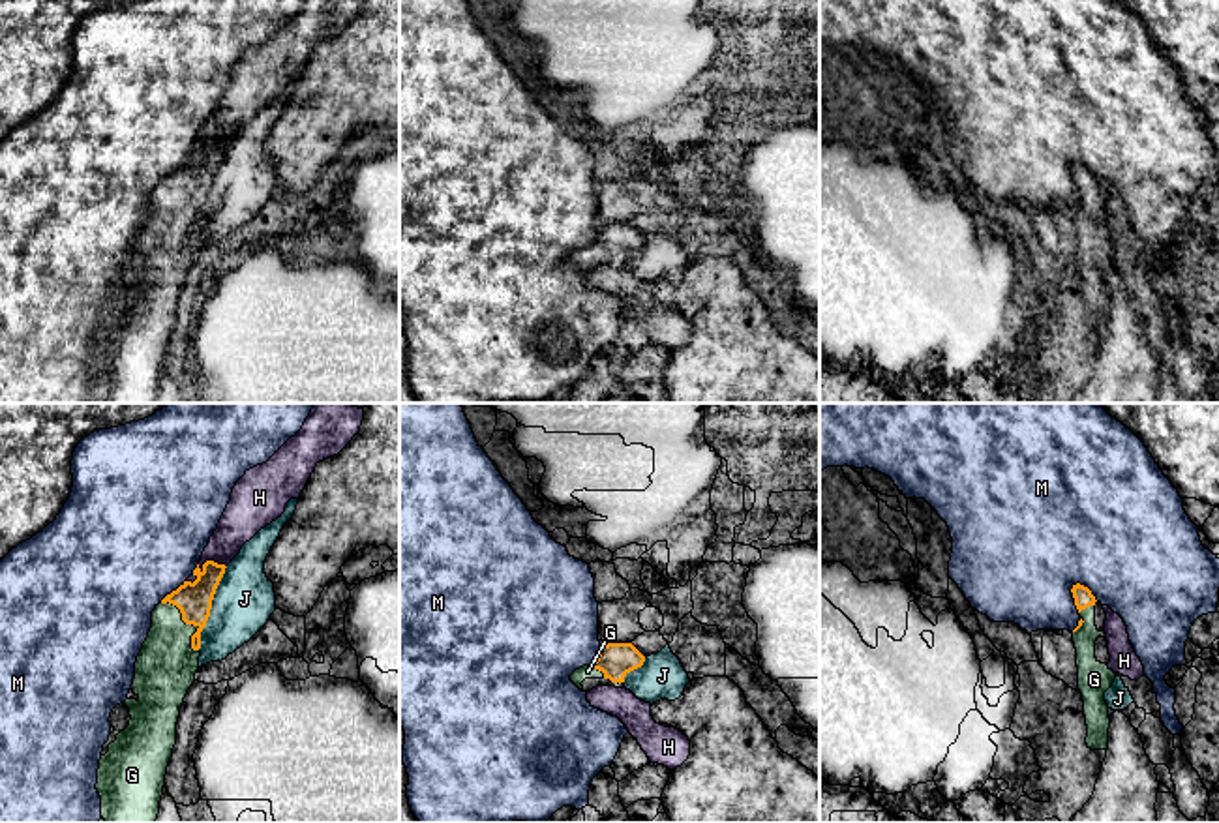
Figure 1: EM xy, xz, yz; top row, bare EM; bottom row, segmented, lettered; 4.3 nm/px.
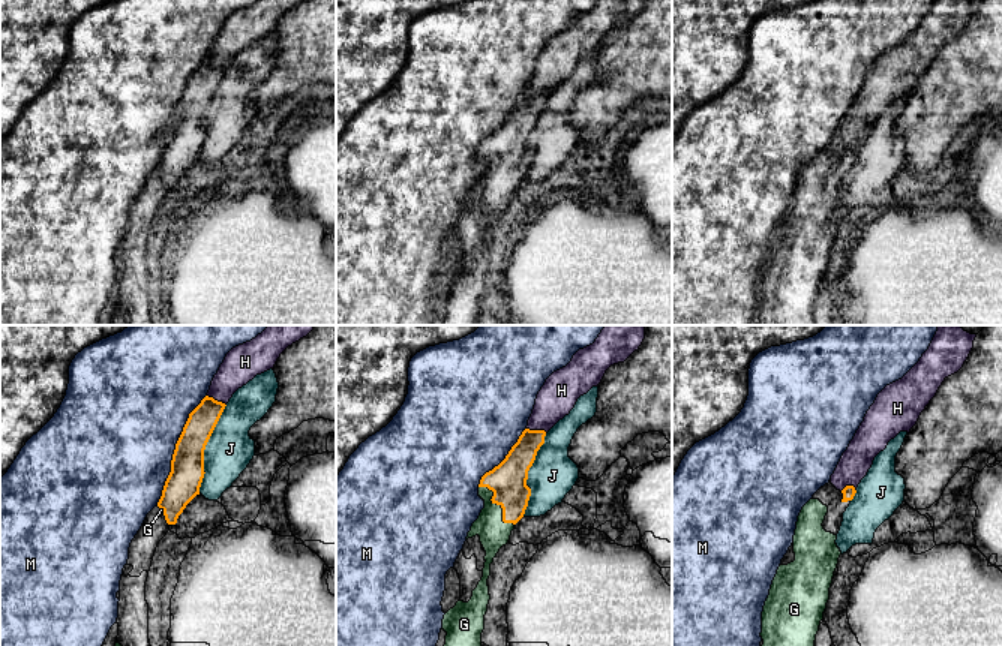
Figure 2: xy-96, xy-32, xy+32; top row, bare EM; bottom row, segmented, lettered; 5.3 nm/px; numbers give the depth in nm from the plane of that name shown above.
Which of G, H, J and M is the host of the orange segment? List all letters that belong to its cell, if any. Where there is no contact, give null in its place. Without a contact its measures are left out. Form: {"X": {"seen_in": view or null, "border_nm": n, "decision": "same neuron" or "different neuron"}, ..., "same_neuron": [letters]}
{"G": {"seen_in": "xy", "border_nm": 260, "decision": "same neuron"}, "H": {"seen_in": "xy", "border_nm": 130, "decision": "different neuron"}, "J": {"seen_in": "xy", "border_nm": 380, "decision": "different neuron"}, "M": {"seen_in": "yz", "border_nm": 140, "decision": "different neuron"}, "same_neuron": ["G"]}

